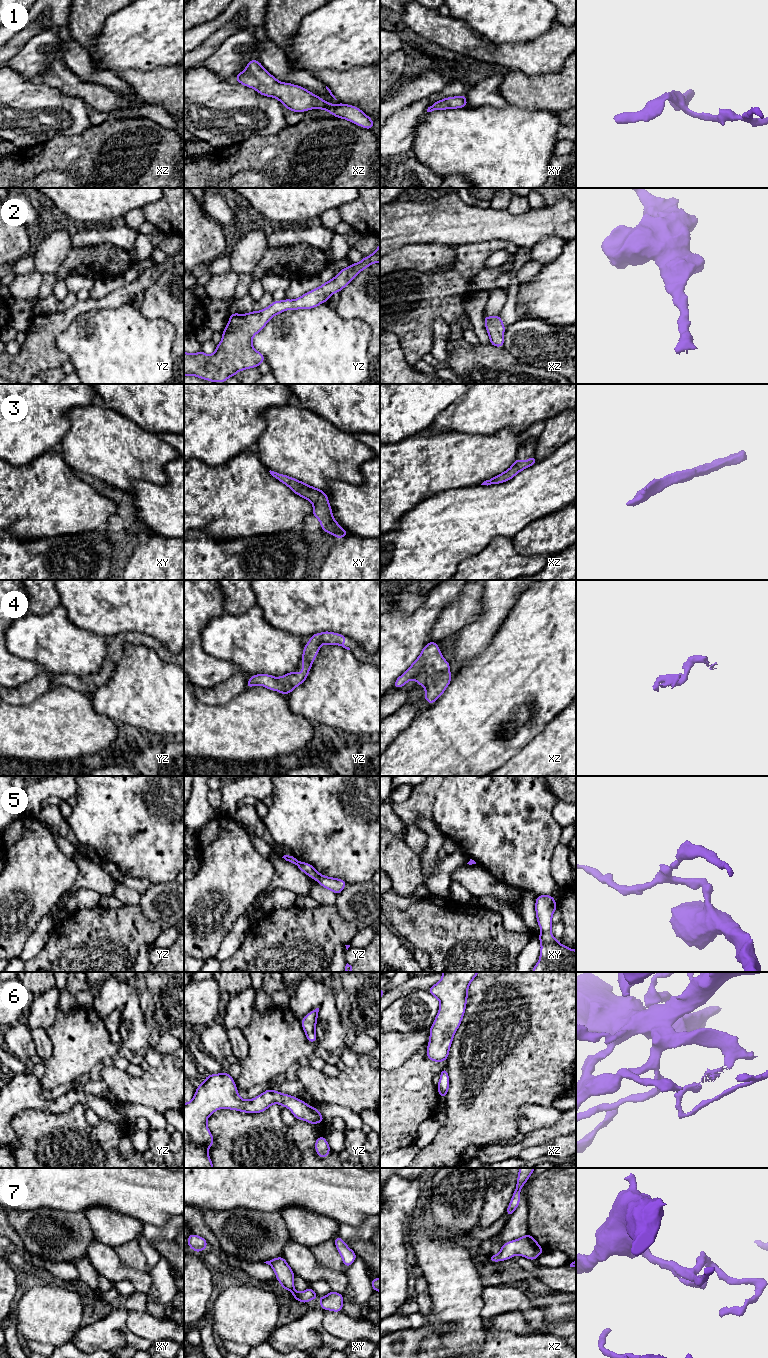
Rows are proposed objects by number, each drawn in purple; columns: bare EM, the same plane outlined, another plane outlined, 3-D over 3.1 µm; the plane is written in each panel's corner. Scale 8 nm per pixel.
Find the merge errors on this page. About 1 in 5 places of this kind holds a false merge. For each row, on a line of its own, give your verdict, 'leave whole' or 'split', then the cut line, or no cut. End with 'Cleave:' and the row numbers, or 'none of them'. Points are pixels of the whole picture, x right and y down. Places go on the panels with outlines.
1: leave whole | no cut
2: leave whole | no cut
3: leave whole | no cut
4: leave whole | no cut
5: split | yz (297, 861), (295, 863)
6: leave whole | no cut
7: leave whole | no cut
Cleave: 5

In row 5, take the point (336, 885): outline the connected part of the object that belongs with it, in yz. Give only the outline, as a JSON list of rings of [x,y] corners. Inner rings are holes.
[[[297,861],[296,865],[298,868],[307,874],[310,878],[316,880],[321,886],[324,888],[333,891],[336,895],[340,894],[344,887],[346,886],[346,882],[343,879],[337,879],[333,877],[326,877],[320,874],[313,865]]]

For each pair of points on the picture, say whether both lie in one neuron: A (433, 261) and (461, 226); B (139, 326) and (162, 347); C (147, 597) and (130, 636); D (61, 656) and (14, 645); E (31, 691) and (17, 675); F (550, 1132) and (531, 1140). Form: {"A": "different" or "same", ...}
{"A": "different", "B": "same", "C": "different", "D": "same", "E": "different", "F": "same"}

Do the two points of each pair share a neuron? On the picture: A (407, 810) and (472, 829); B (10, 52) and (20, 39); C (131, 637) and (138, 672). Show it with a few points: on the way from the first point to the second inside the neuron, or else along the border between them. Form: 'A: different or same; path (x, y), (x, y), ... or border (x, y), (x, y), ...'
A: different; border (435, 794), (432, 817)
B: same; path (10, 49), (17, 42)
C: different; border (155, 653), (142, 645), (126, 644), (117, 662)

